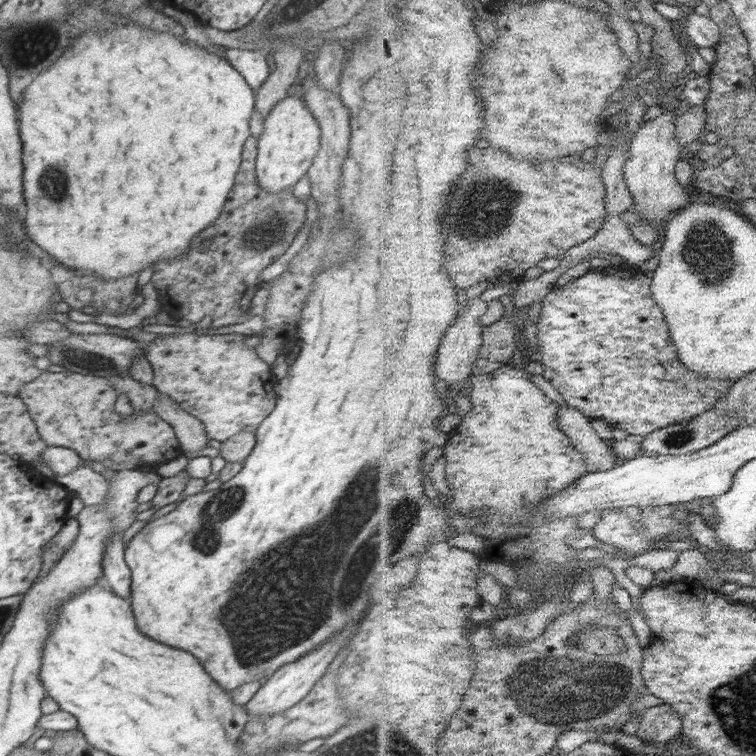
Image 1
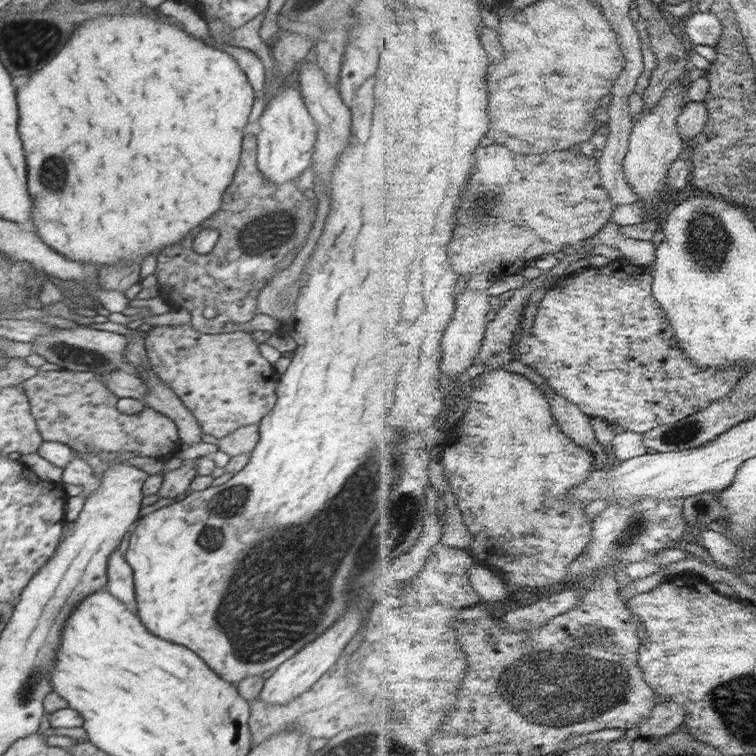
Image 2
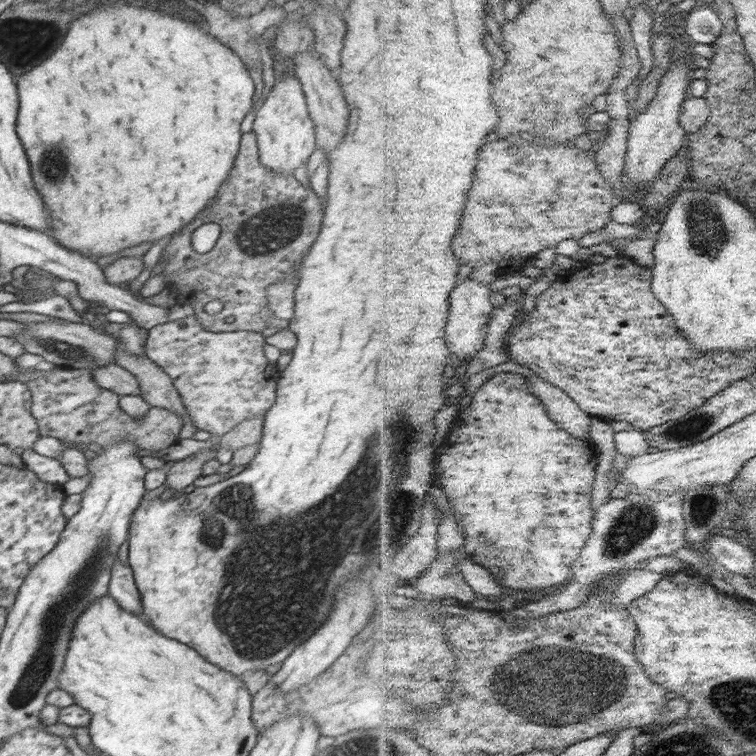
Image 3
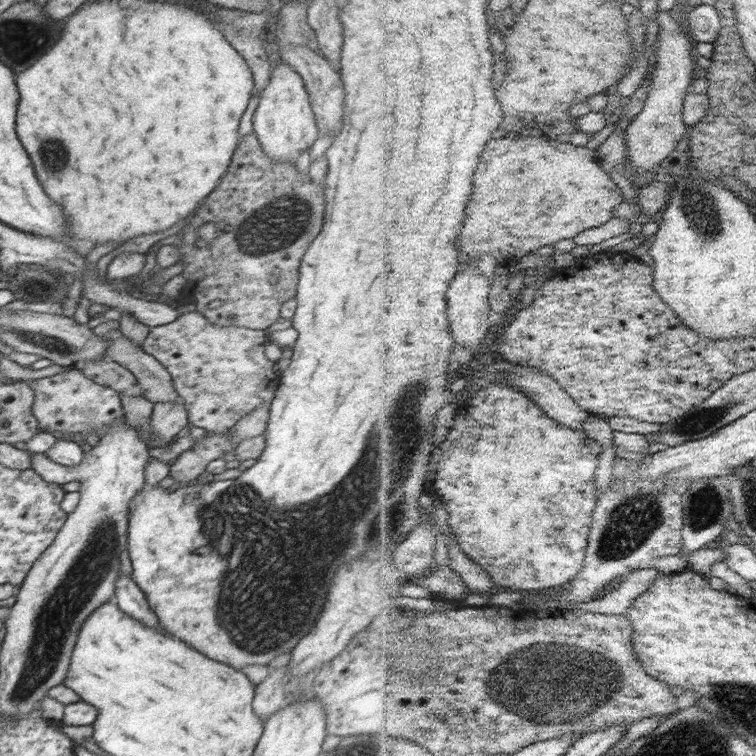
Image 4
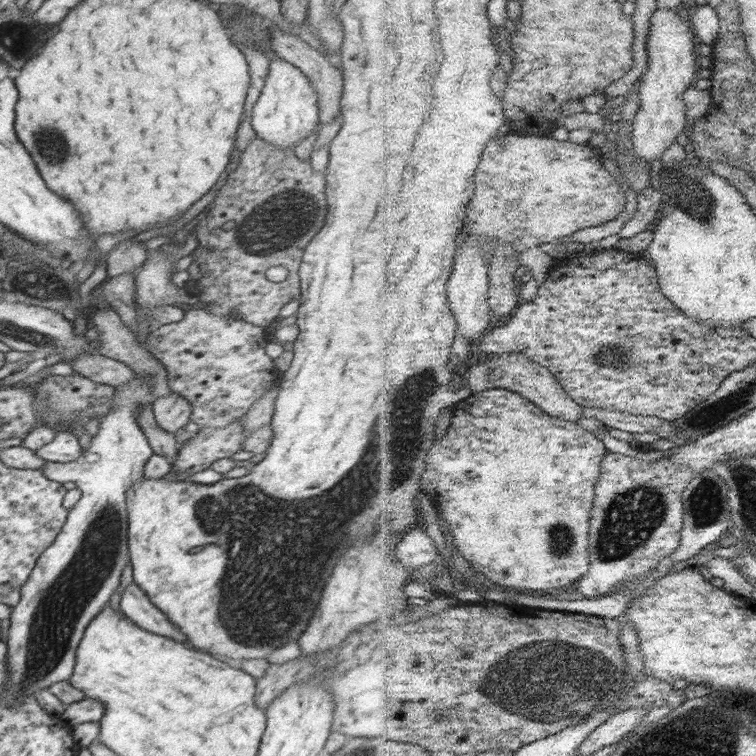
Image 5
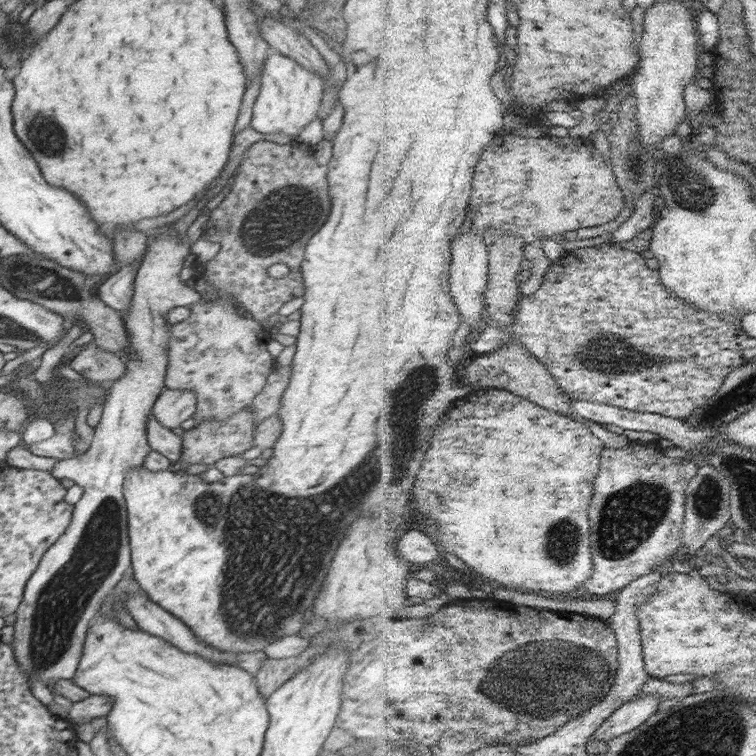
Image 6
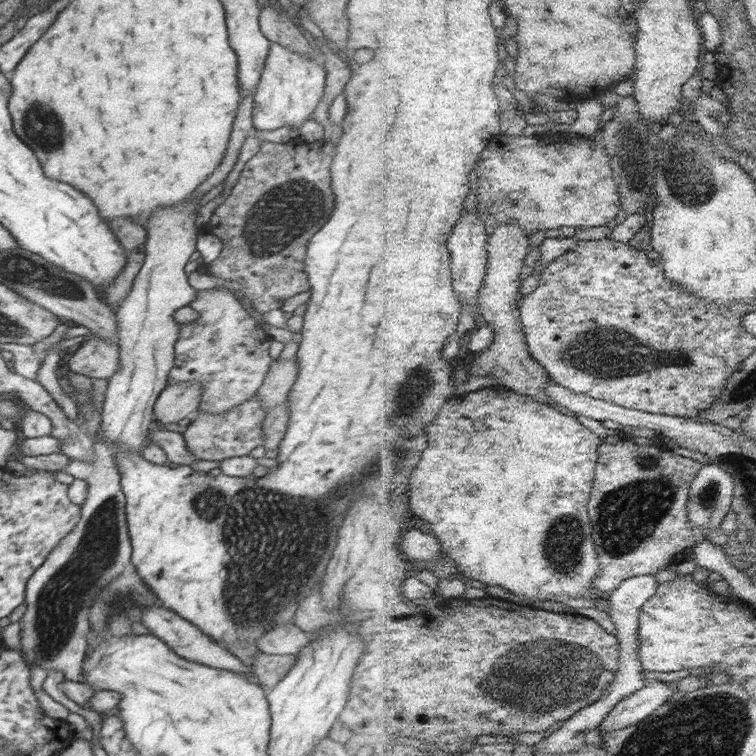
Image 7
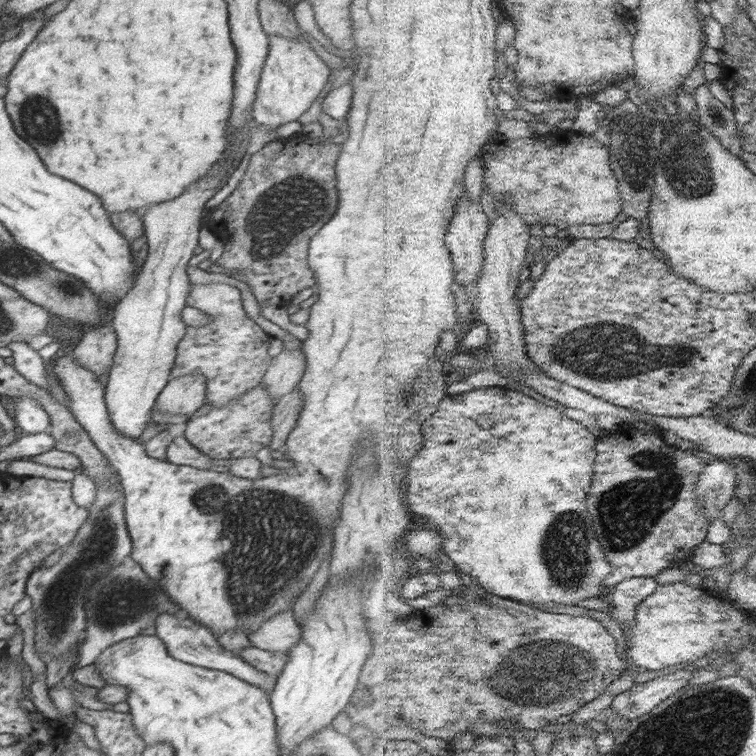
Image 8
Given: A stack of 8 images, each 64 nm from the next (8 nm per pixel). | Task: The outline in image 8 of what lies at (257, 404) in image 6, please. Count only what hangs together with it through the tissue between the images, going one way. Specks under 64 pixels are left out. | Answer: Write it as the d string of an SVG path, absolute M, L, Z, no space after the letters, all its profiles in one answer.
M302 348L283 349L278 355L271 357L267 374L264 375L262 386L270 393L274 402L280 397L296 390L302 374L306 370L306 359Z

